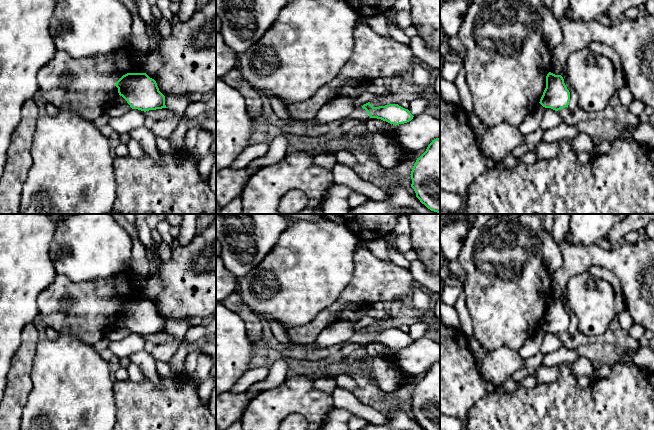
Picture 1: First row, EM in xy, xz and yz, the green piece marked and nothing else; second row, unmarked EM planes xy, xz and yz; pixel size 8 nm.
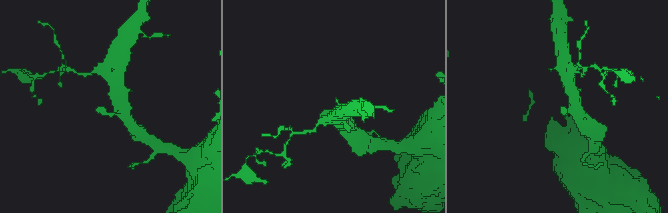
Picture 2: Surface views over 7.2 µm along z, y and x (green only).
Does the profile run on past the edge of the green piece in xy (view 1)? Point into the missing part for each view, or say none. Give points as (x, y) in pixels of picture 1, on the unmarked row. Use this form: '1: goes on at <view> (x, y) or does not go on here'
1: does not go on here

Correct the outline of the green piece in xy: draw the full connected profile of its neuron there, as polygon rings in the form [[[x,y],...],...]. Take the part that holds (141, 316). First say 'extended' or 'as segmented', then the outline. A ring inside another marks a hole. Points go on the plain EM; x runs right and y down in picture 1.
as segmented; [[[127,297],[115,308],[118,317],[132,333],[141,335],[168,332],[157,307],[146,297]]]

